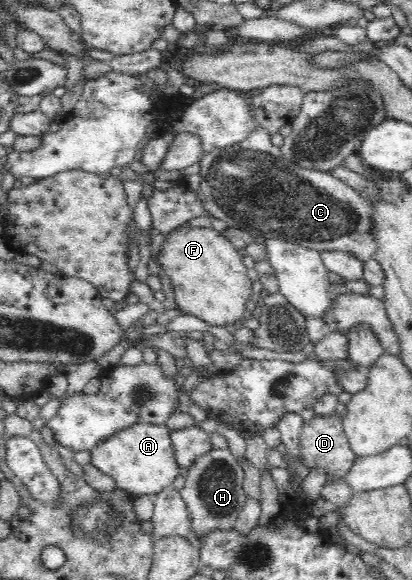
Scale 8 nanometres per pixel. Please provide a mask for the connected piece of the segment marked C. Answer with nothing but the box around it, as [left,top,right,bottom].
[199,127,381,262]

